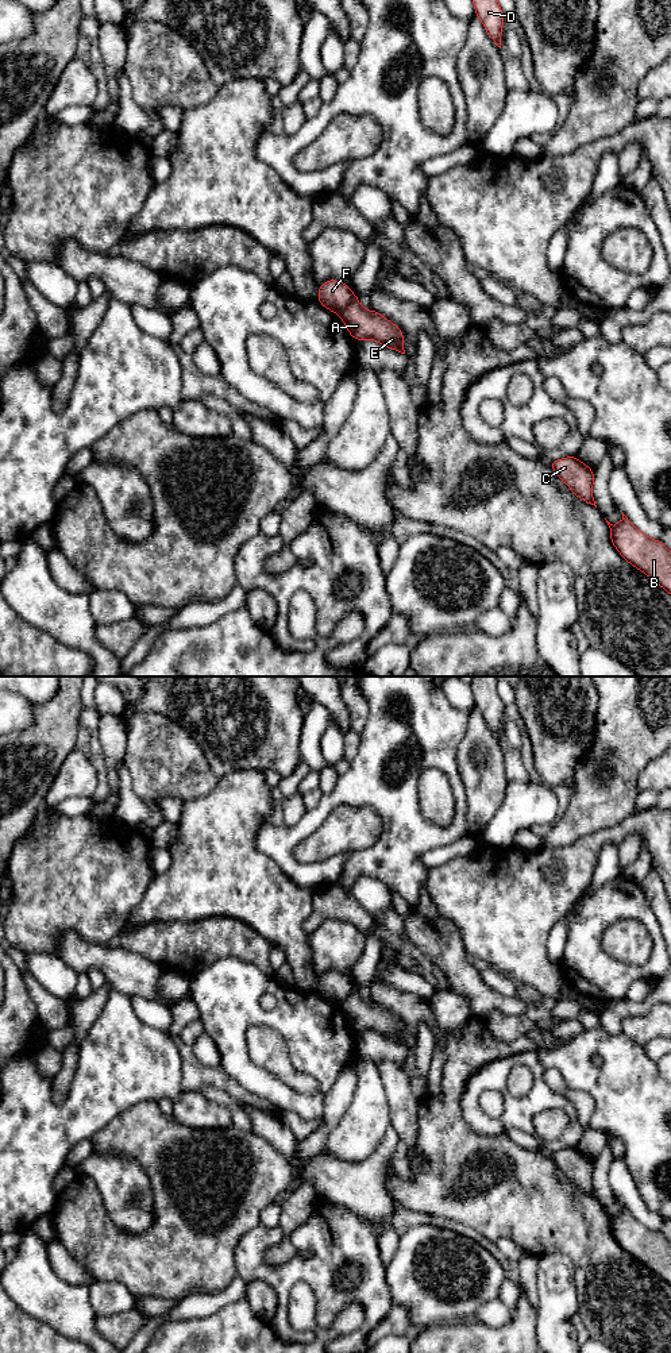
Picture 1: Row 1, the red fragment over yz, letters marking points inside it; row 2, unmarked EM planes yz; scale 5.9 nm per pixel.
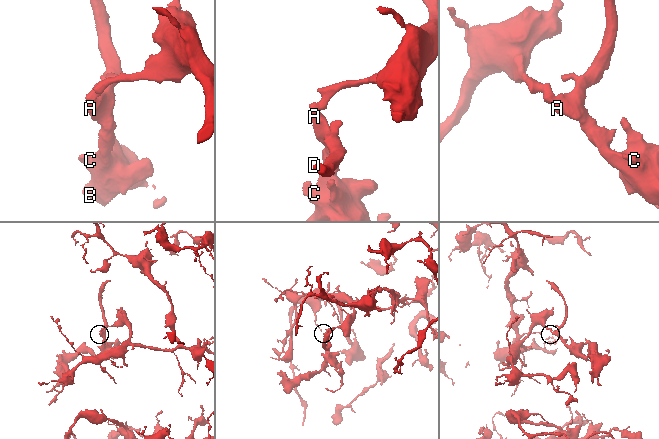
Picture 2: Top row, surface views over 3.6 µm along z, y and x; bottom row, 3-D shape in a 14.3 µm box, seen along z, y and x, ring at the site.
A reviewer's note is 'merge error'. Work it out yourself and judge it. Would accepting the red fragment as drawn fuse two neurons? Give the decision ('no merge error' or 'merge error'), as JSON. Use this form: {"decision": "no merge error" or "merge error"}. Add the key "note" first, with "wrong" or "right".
{"note": "right", "decision": "merge error"}

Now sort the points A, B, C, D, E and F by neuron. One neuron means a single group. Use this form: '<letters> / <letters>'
A B C D E / F

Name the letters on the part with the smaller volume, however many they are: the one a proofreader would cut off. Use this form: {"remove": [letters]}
{"remove": ["A", "B", "C", "D", "E"]}

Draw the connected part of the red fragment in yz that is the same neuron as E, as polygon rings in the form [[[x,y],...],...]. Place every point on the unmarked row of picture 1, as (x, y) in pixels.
[[[352,984],[340,1009],[348,1025],[356,1033],[371,1030],[387,1040],[405,1045],[402,1022],[383,1006],[373,1001],[366,1002],[355,984]]]

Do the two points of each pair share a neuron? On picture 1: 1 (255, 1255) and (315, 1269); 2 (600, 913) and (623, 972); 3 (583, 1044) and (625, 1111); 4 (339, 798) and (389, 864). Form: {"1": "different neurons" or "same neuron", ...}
{"1": "same neuron", "2": "same neuron", "3": "same neuron", "4": "same neuron"}

